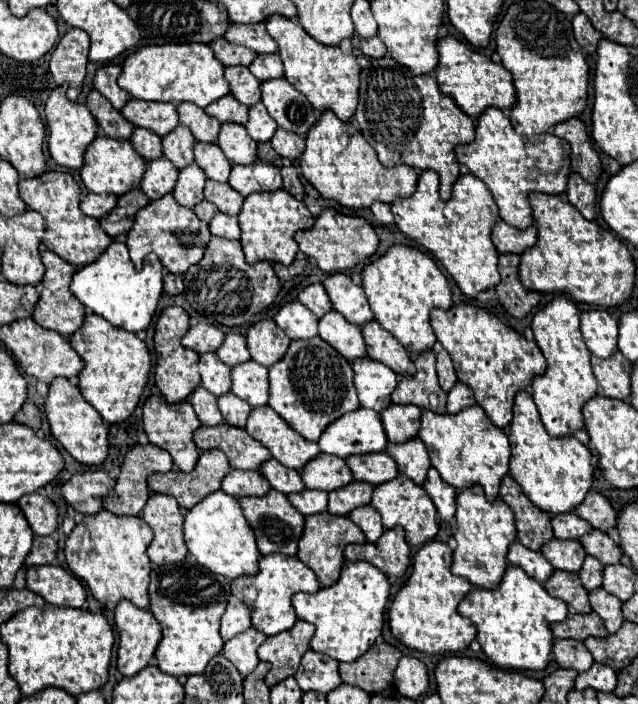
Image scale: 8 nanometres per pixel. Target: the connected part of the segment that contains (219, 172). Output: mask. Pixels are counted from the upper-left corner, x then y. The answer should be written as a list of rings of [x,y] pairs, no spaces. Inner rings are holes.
[[[197,143],[195,145],[195,163],[207,173],[209,179],[225,183],[231,173],[231,161],[223,155],[215,143]]]

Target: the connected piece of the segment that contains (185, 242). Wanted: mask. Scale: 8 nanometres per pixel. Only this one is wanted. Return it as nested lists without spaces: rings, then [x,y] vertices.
[[[165,195],[157,201],[151,201],[137,213],[137,219],[127,235],[127,249],[135,265],[139,265],[145,255],[155,253],[169,273],[183,275],[191,265],[197,265],[203,259],[209,241],[209,223],[197,219],[193,209],[179,205],[173,195]]]

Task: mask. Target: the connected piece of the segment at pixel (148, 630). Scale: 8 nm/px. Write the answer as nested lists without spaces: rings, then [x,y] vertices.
[[[121,601],[115,607],[115,625],[117,625],[117,631],[119,631],[117,669],[125,677],[133,677],[141,669],[151,665],[151,661],[155,657],[157,643],[161,641],[161,625],[159,625],[159,621],[153,617],[153,613],[149,609],[139,609],[133,603],[129,603],[129,601]]]

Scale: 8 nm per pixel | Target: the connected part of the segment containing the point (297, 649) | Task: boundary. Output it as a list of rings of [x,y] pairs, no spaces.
[[[297,621],[293,629],[271,635],[261,643],[259,659],[271,663],[271,671],[265,677],[265,683],[269,683],[269,687],[297,673],[301,657],[309,649],[309,641],[313,635],[315,627],[311,623]]]

